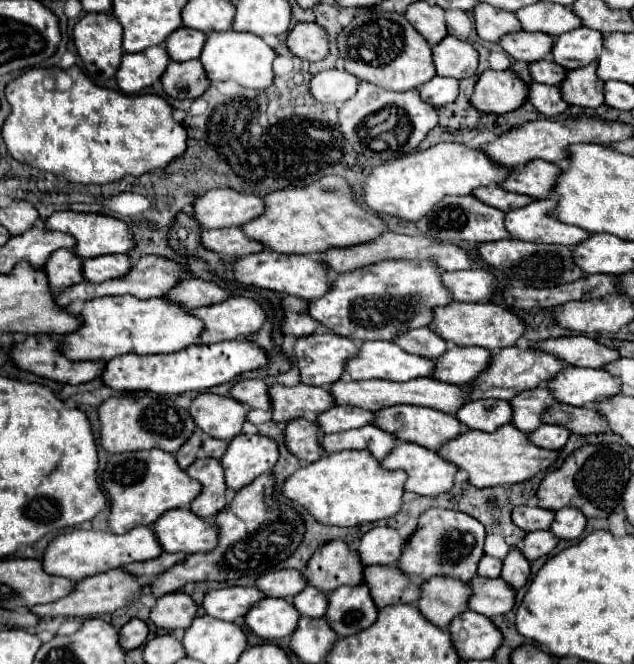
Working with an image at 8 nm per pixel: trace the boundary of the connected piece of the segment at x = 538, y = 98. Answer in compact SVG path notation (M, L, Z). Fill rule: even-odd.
M533 82L529 88L529 102L545 116L557 116L569 108L569 104L561 96L559 86L537 84L537 82Z

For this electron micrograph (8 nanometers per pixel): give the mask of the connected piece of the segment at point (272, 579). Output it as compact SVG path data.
M293 568L269 572L257 580L257 588L271 598L293 598L305 586L307 586L305 576Z

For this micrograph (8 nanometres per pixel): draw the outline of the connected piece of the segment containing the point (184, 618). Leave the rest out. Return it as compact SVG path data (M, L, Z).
M173 592L157 598L155 608L151 610L151 622L157 628L165 630L177 630L177 628L189 628L197 614L197 604L193 598L185 592Z

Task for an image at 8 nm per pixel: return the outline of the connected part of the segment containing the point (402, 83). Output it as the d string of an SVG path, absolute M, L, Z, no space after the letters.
M371 8L369 12L353 18L353 22L337 38L337 48L343 70L385 90L413 90L437 74L433 68L431 46L405 20L405 14L381 12Z

